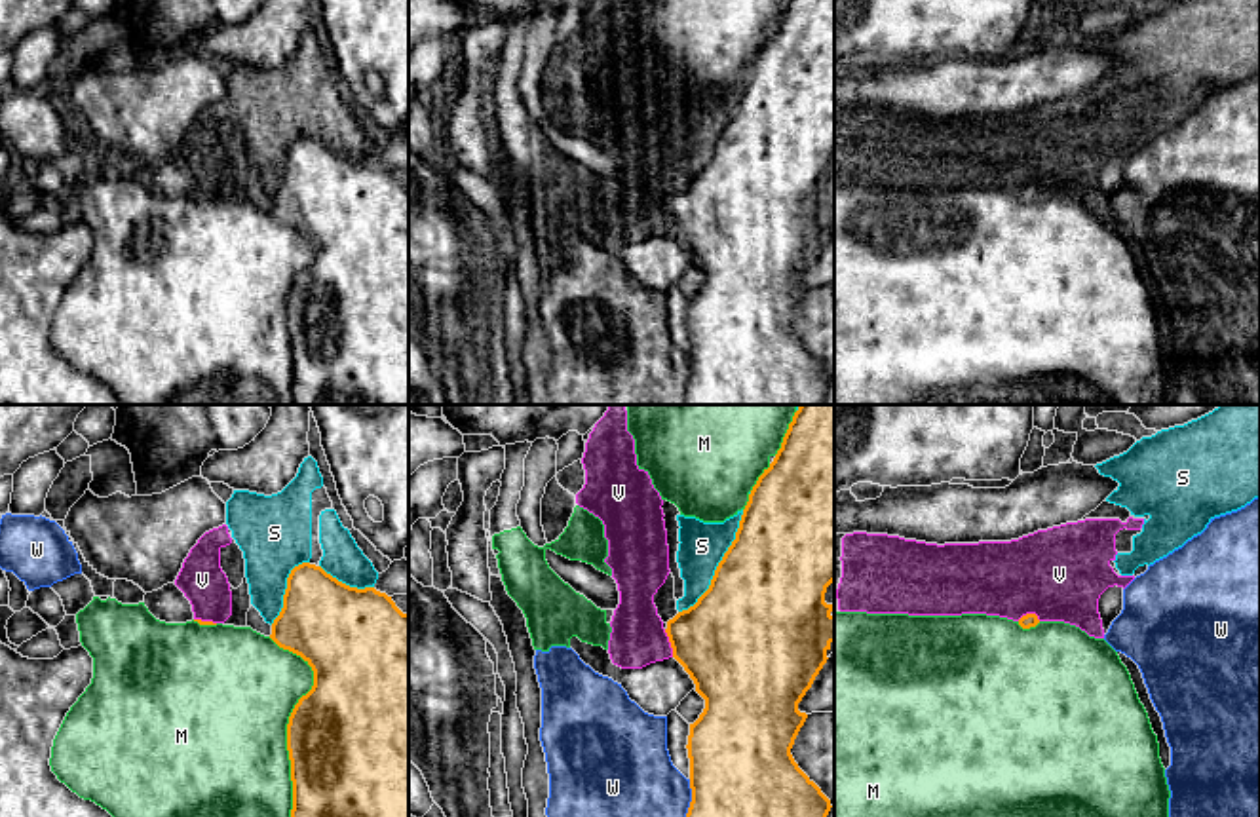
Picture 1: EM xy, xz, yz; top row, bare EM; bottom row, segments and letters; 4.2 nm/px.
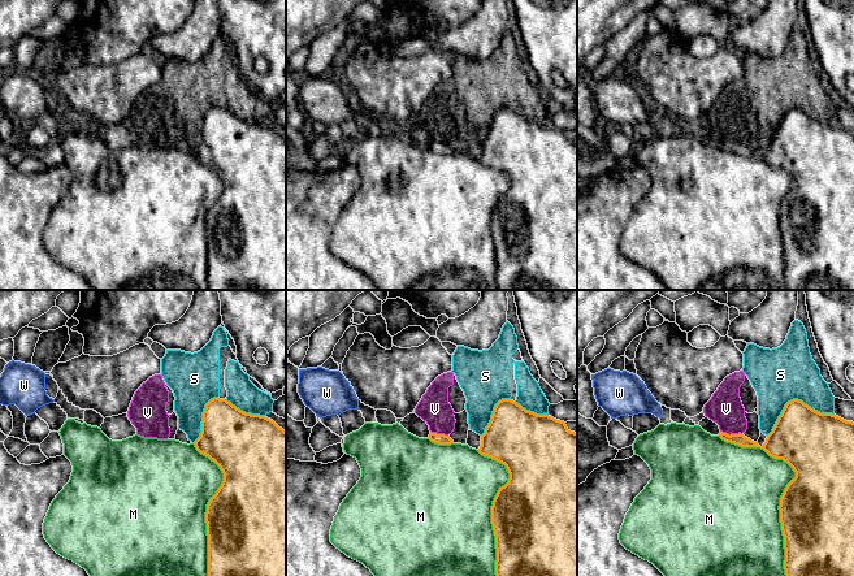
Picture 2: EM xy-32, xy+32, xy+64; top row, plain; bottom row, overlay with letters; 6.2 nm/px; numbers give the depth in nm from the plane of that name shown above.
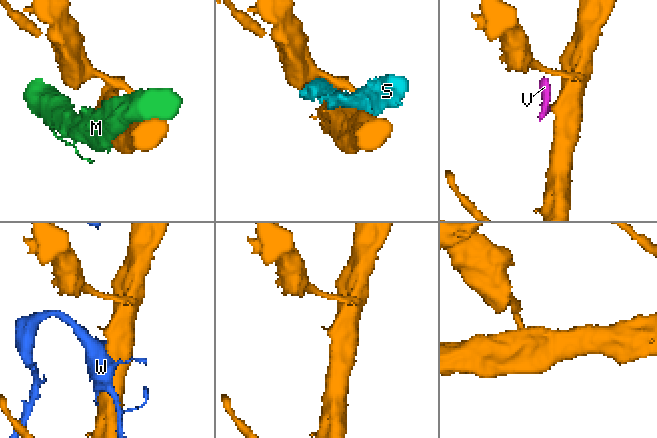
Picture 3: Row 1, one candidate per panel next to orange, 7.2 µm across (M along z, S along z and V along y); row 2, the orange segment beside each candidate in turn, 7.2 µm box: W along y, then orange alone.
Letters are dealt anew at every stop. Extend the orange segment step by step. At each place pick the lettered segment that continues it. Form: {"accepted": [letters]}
{"accepted": []}

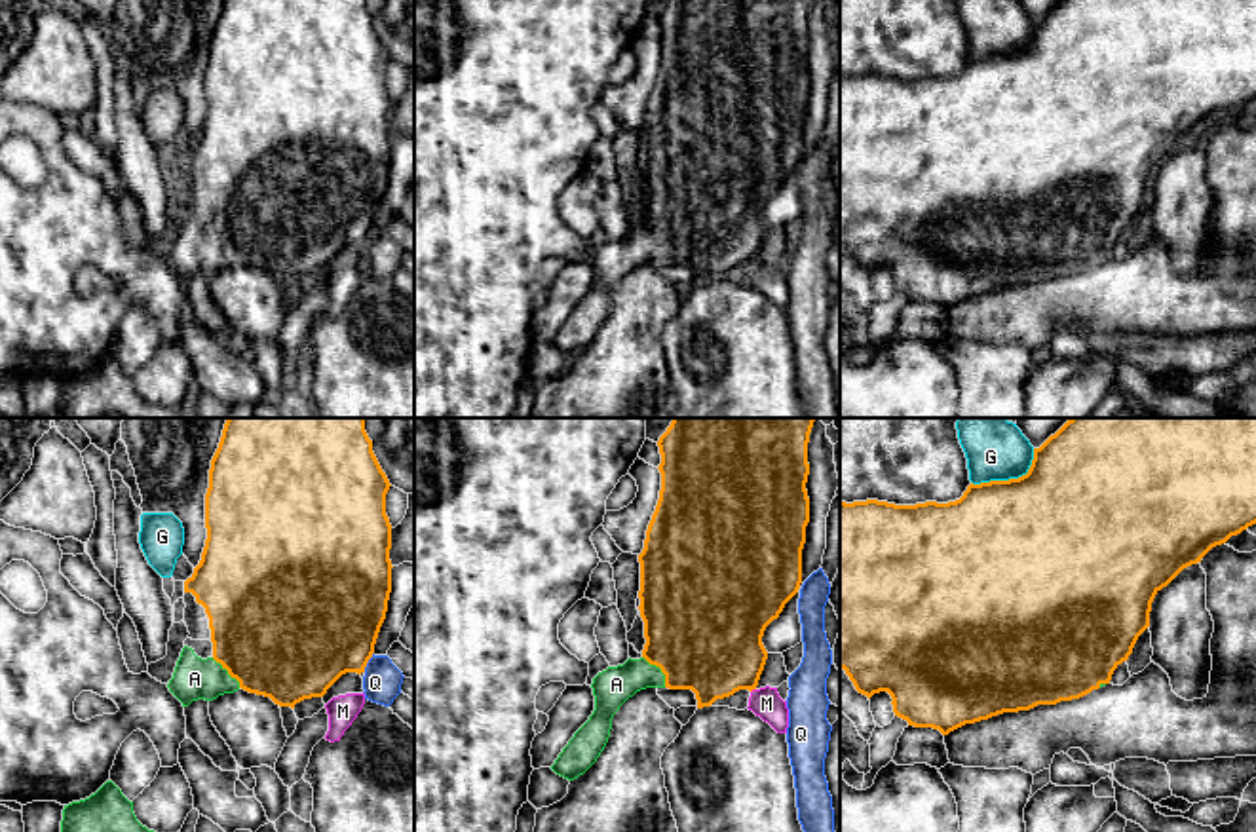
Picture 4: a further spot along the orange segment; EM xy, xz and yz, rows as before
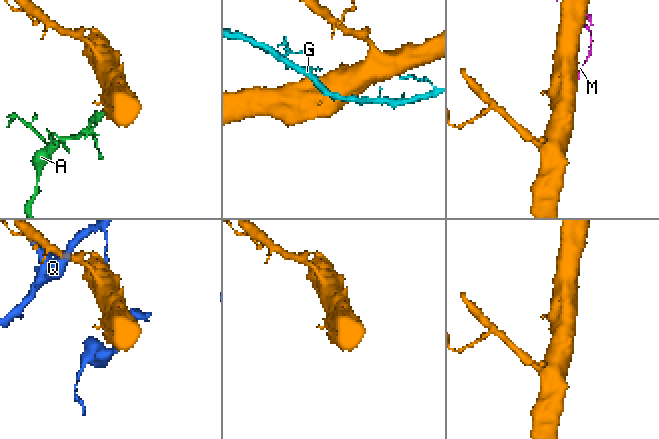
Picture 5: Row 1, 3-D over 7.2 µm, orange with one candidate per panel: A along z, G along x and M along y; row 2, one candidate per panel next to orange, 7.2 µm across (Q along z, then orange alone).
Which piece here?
{"accepted": ["A"]}

